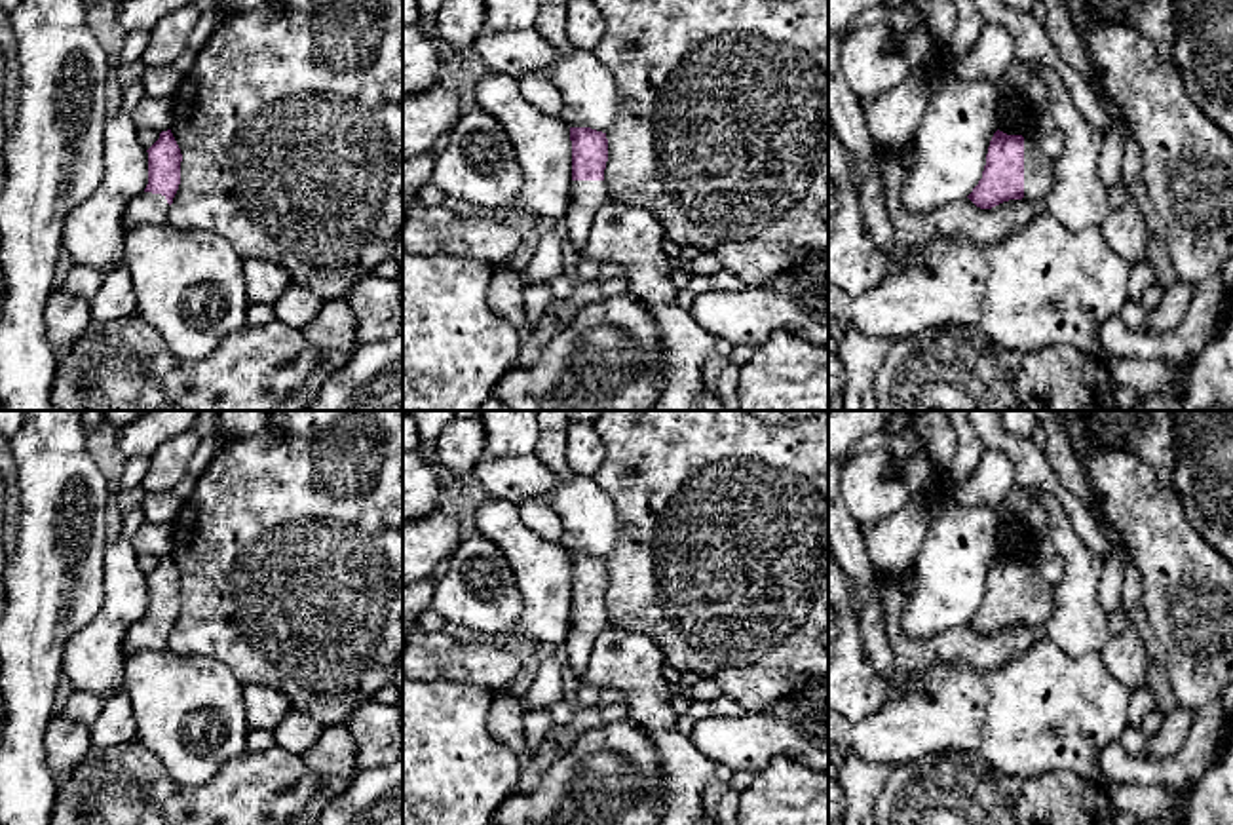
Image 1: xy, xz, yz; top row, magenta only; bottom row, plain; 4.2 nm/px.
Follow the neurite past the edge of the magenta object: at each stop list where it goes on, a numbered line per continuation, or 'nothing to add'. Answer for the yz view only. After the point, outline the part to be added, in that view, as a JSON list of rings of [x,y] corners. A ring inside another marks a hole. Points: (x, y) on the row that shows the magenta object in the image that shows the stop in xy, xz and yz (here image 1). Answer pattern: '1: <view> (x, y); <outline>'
1: yz (1038, 168); [[[1024,137],[1024,200],[1043,203],[1053,186],[1053,160],[1041,150],[1041,143]]]

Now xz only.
1: xz (586, 196); [[[572,181],[568,209],[562,221],[568,240],[578,251],[585,247],[593,217],[606,201],[610,201],[610,194],[604,181]]]

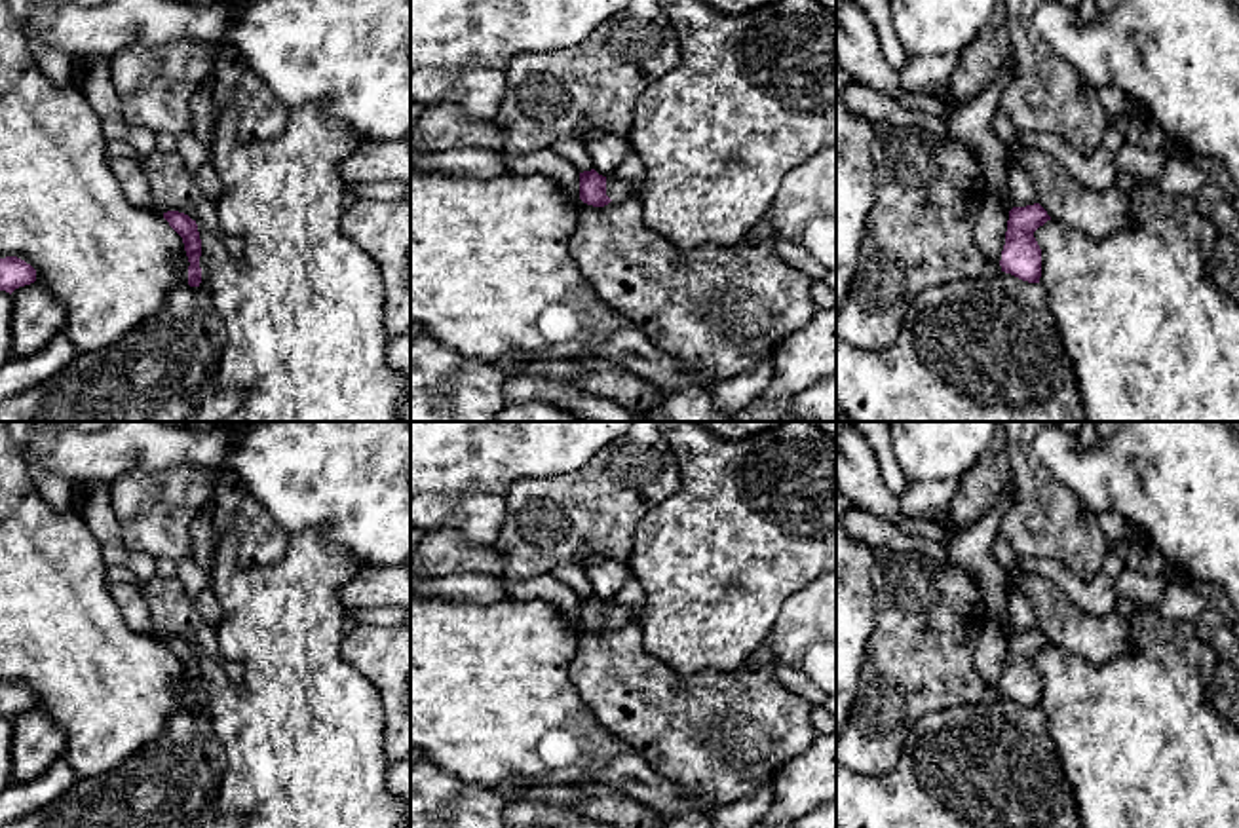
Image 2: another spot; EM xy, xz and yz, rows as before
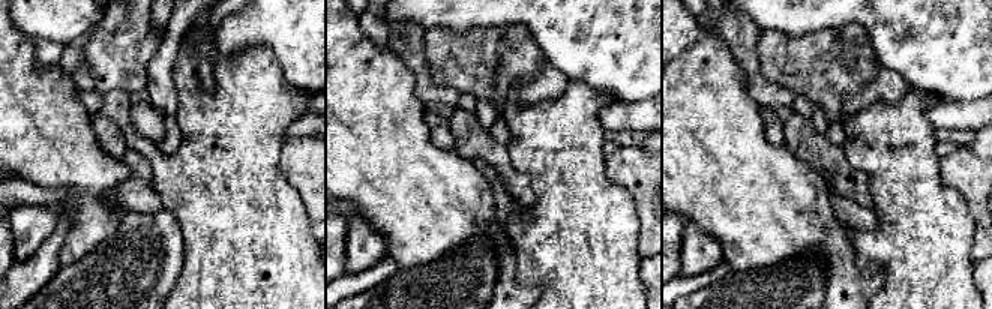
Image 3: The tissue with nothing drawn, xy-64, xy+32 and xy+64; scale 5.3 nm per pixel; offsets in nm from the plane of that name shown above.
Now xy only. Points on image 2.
1: xy (204, 264); [[[200,256],[200,268],[201,268],[201,283],[200,283],[200,287],[211,292],[209,262],[207,262],[205,256]]]

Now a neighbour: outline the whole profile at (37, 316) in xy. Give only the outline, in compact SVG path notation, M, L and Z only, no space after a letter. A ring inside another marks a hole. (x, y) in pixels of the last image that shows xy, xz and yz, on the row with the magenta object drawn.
M42 283L11 292L11 355L42 351L65 329L65 310Z

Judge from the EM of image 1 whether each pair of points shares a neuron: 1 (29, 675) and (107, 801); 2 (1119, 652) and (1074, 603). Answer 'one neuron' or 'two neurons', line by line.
1: two neurons
2: two neurons

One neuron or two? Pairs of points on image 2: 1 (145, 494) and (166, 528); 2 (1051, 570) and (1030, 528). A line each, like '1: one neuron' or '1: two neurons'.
1: one neuron
2: two neurons

